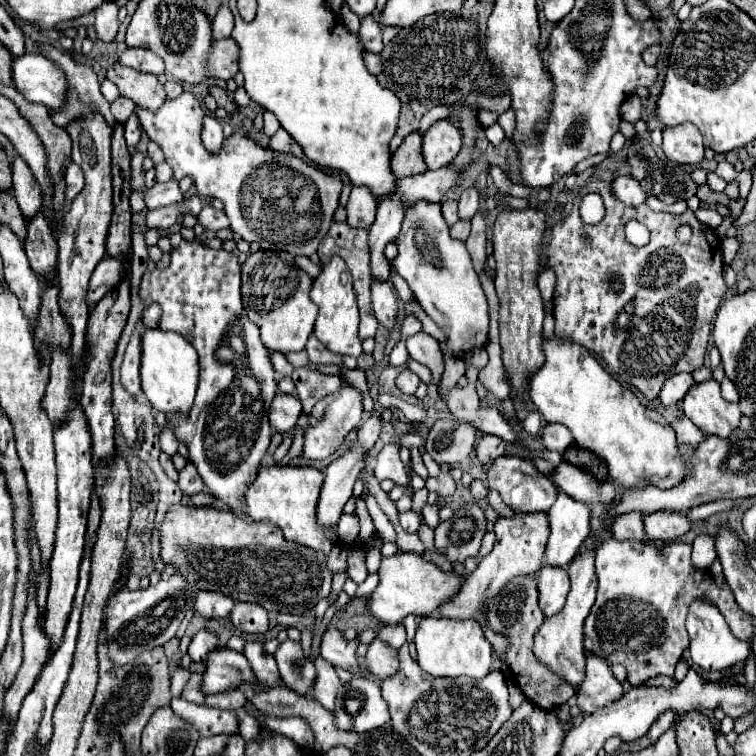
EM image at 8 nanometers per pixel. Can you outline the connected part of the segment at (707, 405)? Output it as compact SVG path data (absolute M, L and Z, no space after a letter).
M715 379L693 385L681 401L681 409L707 435L727 437L741 421L739 405L721 397L721 385Z

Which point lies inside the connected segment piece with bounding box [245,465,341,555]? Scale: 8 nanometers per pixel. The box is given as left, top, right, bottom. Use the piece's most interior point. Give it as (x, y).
(288, 496)

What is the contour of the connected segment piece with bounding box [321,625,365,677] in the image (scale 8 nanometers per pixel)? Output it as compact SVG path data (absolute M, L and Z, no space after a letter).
M329 625L327 633L323 635L323 641L321 641L321 657L325 657L335 667L343 667L343 669L351 671L355 677L365 677L361 673L359 661L355 657L357 645L359 645L358 638L347 641L347 639L343 639L341 631L335 625Z

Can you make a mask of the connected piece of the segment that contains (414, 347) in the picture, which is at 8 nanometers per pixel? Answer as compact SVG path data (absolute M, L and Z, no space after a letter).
M417 333L417 335L407 337L407 349L409 349L411 359L419 361L431 371L435 387L439 387L441 377L443 377L443 353L441 353L439 343L427 333Z

